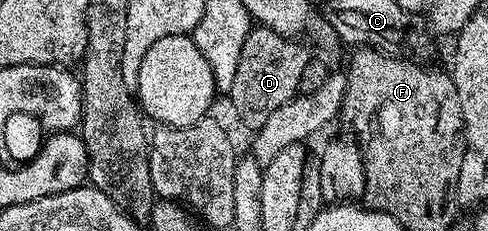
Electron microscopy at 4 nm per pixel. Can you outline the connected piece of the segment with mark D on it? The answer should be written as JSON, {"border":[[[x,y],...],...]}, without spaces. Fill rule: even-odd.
{"border":[[[259,25],[253,26],[242,45],[242,57],[238,57],[238,69],[234,73],[234,85],[230,92],[233,109],[249,129],[266,125],[274,109],[286,105],[286,101],[298,94],[302,69],[306,69],[309,57],[309,48],[303,42],[287,39]]]}

